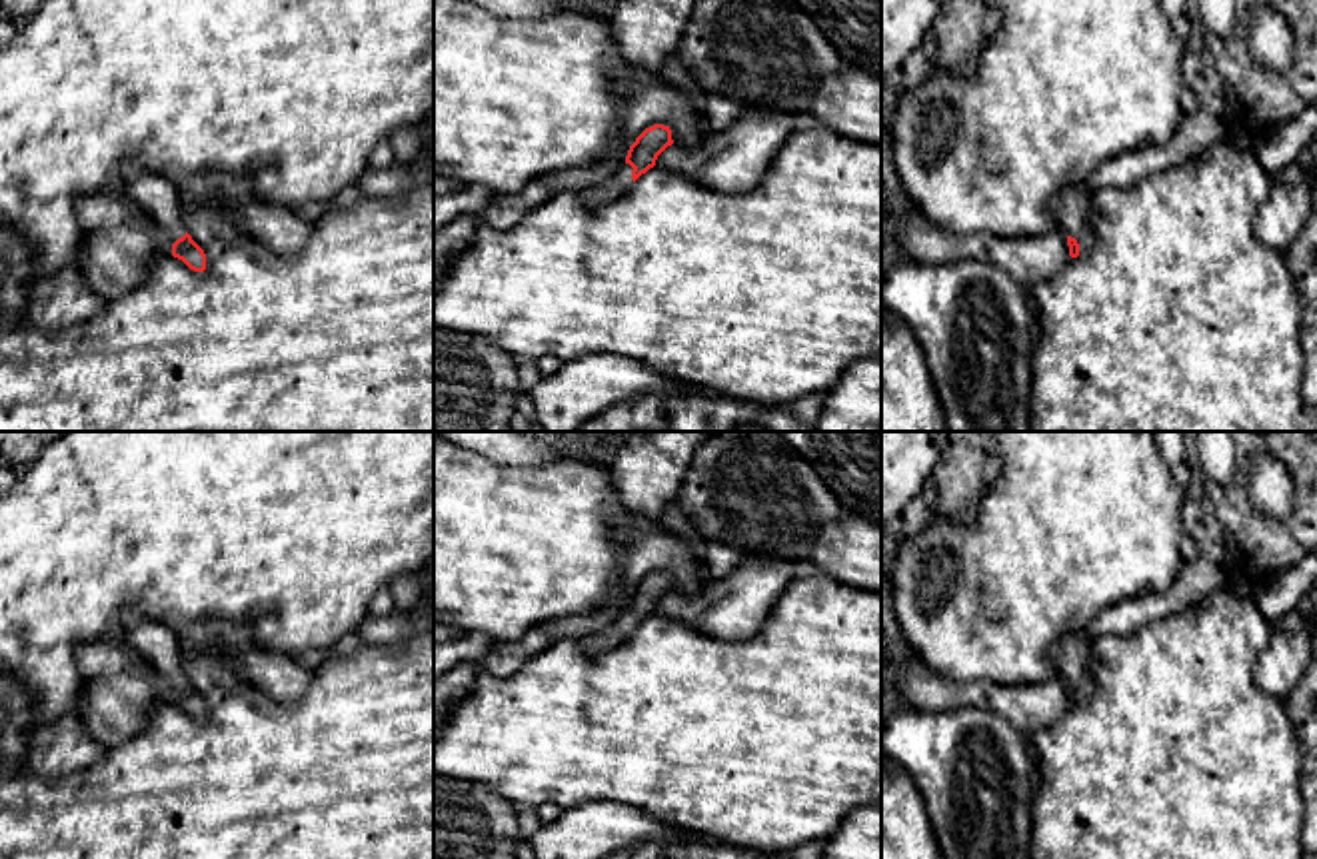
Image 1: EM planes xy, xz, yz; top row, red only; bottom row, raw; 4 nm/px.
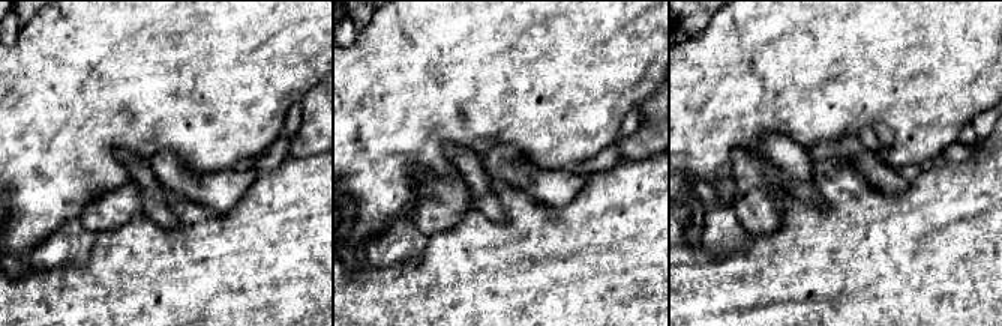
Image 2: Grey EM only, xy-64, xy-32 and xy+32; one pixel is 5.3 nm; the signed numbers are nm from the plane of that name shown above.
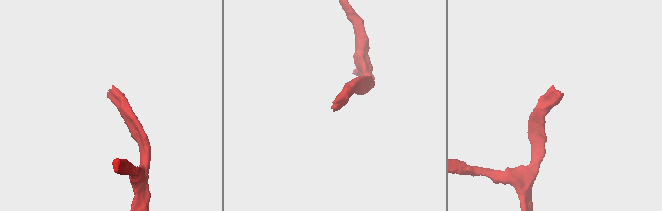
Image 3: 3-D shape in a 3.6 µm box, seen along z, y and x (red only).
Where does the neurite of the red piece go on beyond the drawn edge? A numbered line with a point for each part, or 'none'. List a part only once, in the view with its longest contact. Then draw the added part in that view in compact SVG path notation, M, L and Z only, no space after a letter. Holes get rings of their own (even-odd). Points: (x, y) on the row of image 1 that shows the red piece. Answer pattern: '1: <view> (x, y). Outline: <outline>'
1: xy (154, 196). Outline: M138 166L124 168L124 186L132 206L160 226L162 254L172 256L172 244L188 232L180 188Z

